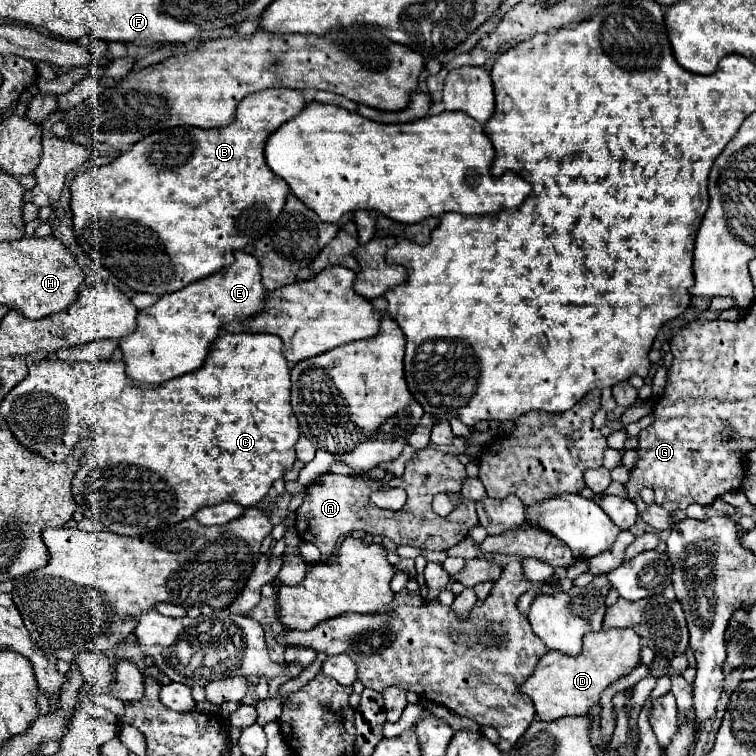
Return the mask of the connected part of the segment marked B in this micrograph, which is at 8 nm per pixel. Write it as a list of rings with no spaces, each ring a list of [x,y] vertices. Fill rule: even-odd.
[[[263,89],[239,103],[235,121],[227,127],[171,127],[155,131],[121,153],[113,163],[79,173],[71,183],[77,243],[95,263],[111,269],[117,279],[143,293],[167,295],[229,267],[235,263],[233,251],[259,241],[287,201],[289,185],[265,163],[265,143],[275,129],[301,113],[305,103],[299,89]]]

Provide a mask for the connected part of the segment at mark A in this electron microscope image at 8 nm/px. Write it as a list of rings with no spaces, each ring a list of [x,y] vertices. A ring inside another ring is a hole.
[[[421,449],[407,461],[405,473],[391,479],[391,487],[403,487],[407,491],[407,503],[401,511],[385,511],[371,503],[371,493],[381,489],[375,481],[355,481],[345,475],[325,473],[307,489],[307,497],[297,509],[295,527],[301,540],[312,542],[323,557],[329,557],[341,535],[351,531],[365,531],[369,535],[389,537],[397,547],[411,545],[425,551],[447,551],[465,539],[467,531],[477,525],[475,503],[463,499],[461,507],[455,507],[447,517],[437,515],[431,509],[431,499],[441,491],[459,491],[465,479],[465,467],[451,453],[441,453],[437,449]],[[319,533],[319,535],[317,535]],[[327,533],[327,535],[321,535]]]

